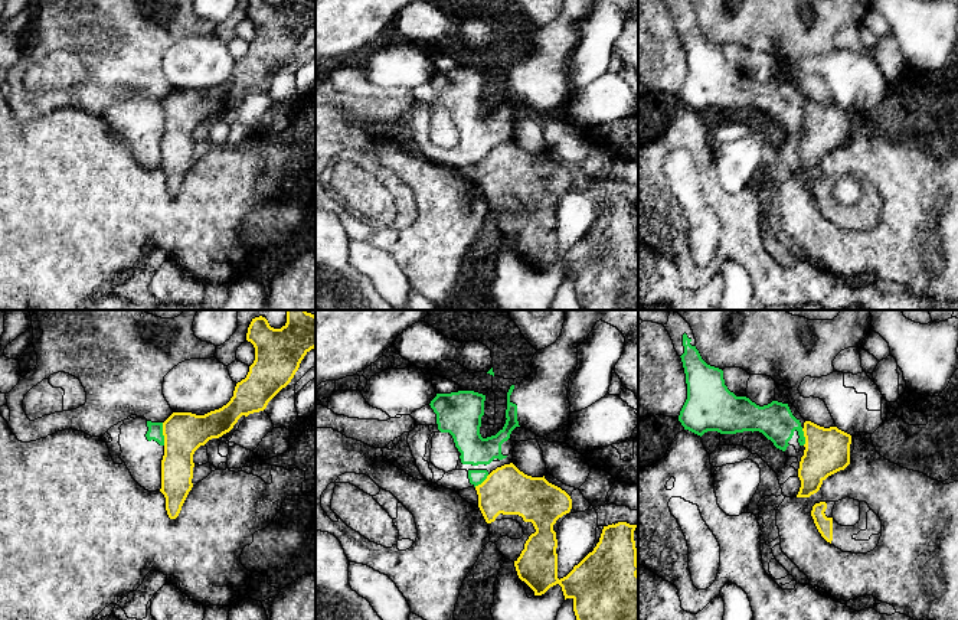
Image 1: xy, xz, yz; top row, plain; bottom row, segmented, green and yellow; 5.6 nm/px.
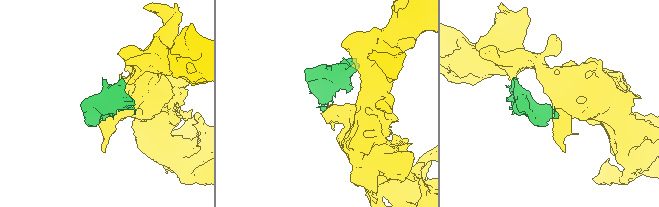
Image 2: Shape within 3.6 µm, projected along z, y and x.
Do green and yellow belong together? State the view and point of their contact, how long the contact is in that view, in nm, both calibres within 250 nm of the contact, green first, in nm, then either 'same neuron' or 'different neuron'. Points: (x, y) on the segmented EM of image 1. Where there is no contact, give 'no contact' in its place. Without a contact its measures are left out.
xy (162, 434) | 130 nm | 80/220 nm | different neuron

